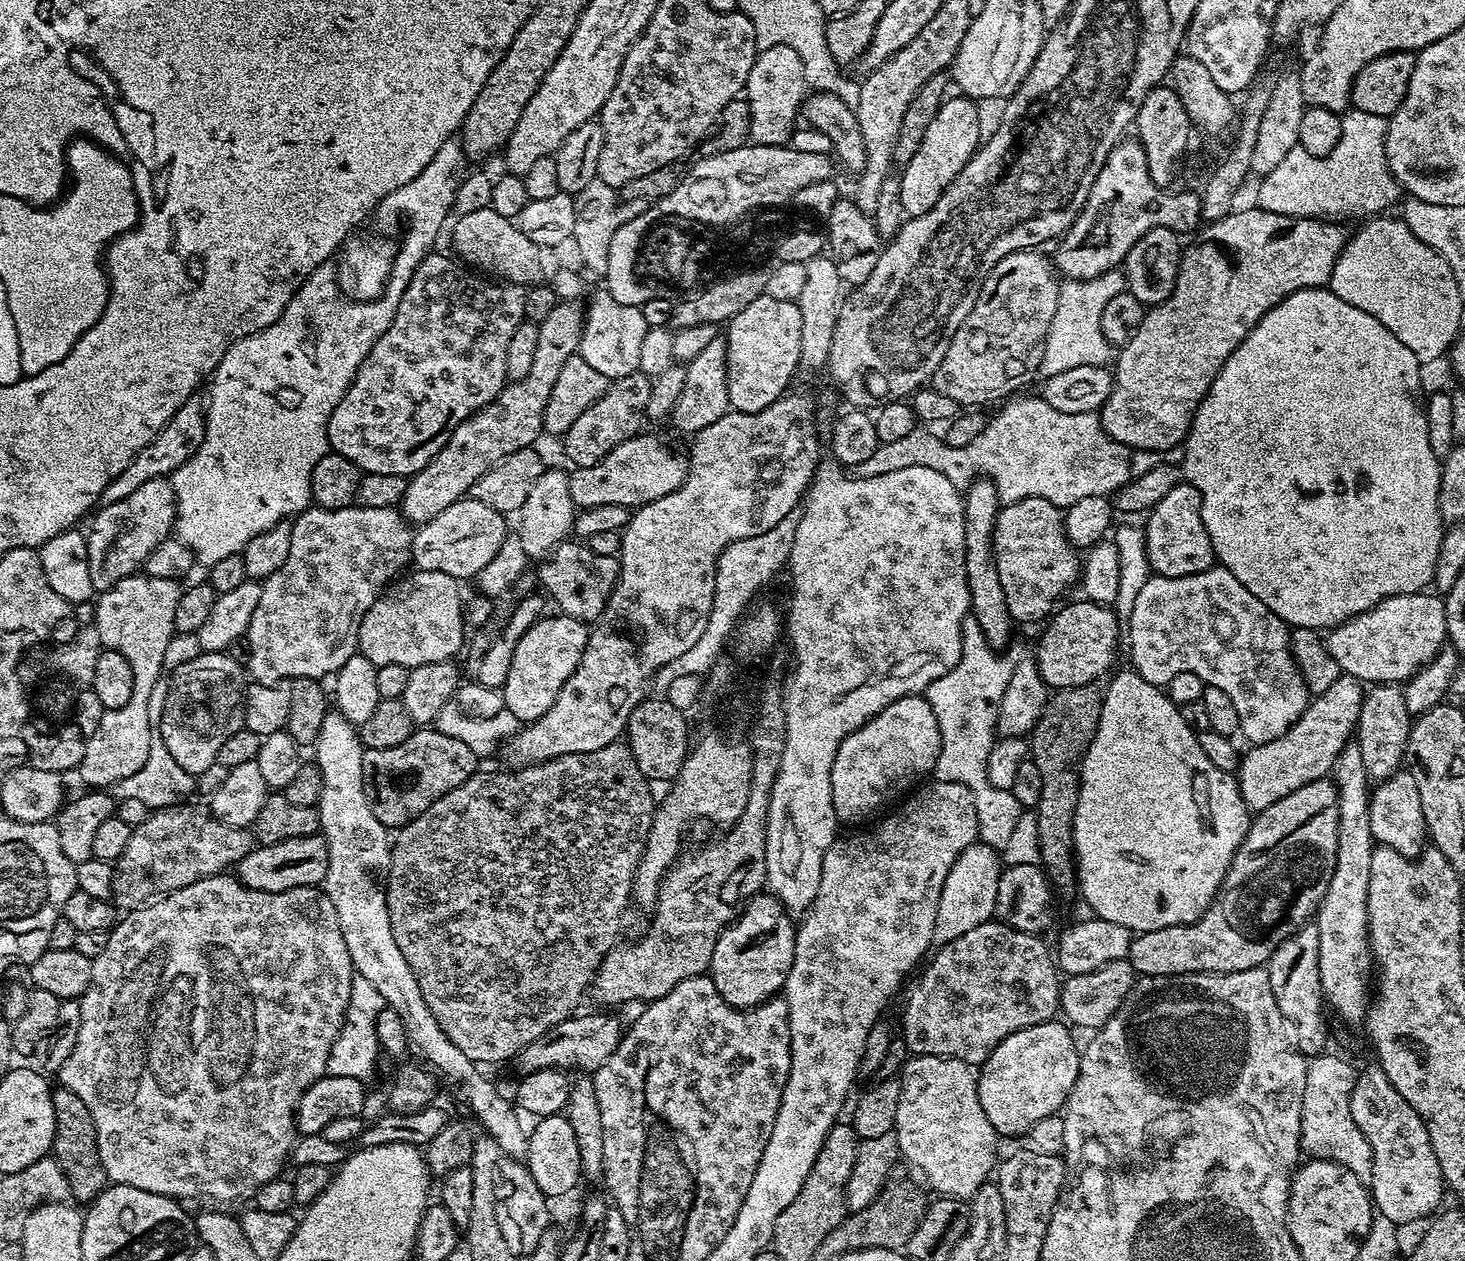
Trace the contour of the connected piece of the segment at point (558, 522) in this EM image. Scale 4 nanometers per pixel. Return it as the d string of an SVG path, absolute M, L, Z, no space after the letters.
M549 467L534 482L534 486L530 486L530 494L526 494L526 502L522 502L515 517L516 524L514 520L514 535L518 542L522 542L522 550L526 550L528 557L536 562L551 556L559 544L573 535L577 511L576 503L570 498L568 472Z

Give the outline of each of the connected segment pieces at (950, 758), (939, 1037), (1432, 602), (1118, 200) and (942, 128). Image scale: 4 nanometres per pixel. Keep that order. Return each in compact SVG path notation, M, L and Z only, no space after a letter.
M968 615L962 622L962 654L960 660L942 678L935 680L926 693L926 699L938 718L940 753L934 773L942 782L958 782L974 794L974 808L978 810L979 843L1002 850L1016 827L1022 806L1011 791L998 790L988 780L986 762L998 739L996 723L1002 694L1010 682L1013 661L991 648L984 637L978 618Z
M993 918L982 926L974 926L974 930L962 934L962 938L939 945L935 949L936 957L934 952L927 961L928 969L916 989L909 994L908 1005L904 1008L902 1037L911 1055L949 1056L979 1066L1010 1034L1045 1023L1044 1000L1057 999L1062 980L1058 975L1053 949L1047 948L1040 940L1043 939L1035 932L1016 930Z
M1425 590L1414 594L1402 594L1394 598L1386 598L1378 602L1370 610L1350 618L1346 623L1327 633L1326 643L1330 654L1338 662L1341 673L1353 676L1355 680L1374 684L1394 684L1410 679L1424 664L1430 663L1445 647L1448 635L1446 634L1446 614L1444 602L1439 595Z
M1122 140L1112 148L1106 162L1099 171L1098 178L1094 180L1094 186L1090 188L1090 194L1083 204L1082 210L1076 216L1071 227L1062 235L1057 243L1056 254L1052 256L1056 270L1067 279L1085 280L1097 277L1098 274L1117 269L1129 253L1134 242L1138 242L1143 234L1154 228L1173 229L1177 234L1184 232L1193 233L1201 225L1201 200L1197 191L1172 192L1162 189L1150 178L1149 164L1146 162L1146 154L1139 141Z
M963 94L954 96L945 99L938 114L934 114L934 122L930 122L930 127L926 130L926 138L922 138L922 146L918 146L914 158L910 158L910 162L903 165L899 173L902 210L905 217L911 218L926 214L934 206L934 202L942 198L950 182L954 182L956 175L964 169L966 162L976 153L976 149L982 143L981 105L975 99Z

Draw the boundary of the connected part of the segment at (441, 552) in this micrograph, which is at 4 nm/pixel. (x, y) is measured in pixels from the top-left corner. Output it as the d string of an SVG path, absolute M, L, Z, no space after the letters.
M471 498L455 500L442 514L430 518L430 522L419 525L412 538L411 563L422 571L437 571L450 574L459 582L479 577L480 571L498 554L498 546L510 534L510 524L505 513L490 510L486 502Z

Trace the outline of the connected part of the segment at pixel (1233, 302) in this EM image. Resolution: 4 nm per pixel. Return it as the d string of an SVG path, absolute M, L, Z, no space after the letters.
M1259 206L1251 207L1234 210L1226 218L1211 221L1195 233L1196 241L1181 251L1178 278L1170 298L1149 307L1142 318L1142 326L1138 326L1138 334L1119 349L1114 360L1112 393L1098 413L1112 440L1122 442L1137 453L1179 449L1188 439L1198 406L1206 398L1214 378L1230 354L1238 350L1246 334L1290 294L1325 287L1332 277L1334 262L1338 262L1350 239L1340 225L1343 223L1311 216L1283 216Z

